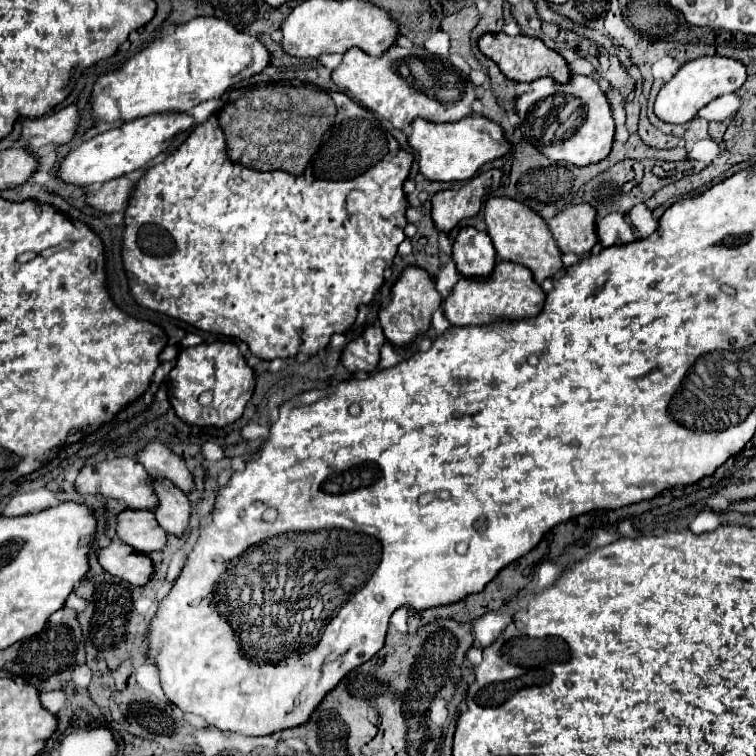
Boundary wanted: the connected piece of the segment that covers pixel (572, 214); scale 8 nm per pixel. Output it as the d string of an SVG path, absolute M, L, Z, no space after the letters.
M578 204L562 210L548 222L562 254L572 252L584 256L594 248L598 242L594 218L596 212L590 204Z

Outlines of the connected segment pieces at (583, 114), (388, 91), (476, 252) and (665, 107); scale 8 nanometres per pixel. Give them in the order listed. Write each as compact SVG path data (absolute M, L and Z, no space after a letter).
M572 74L566 84L558 84L552 78L538 78L530 82L530 92L516 98L514 108L522 118L518 126L524 140L554 160L568 162L574 166L588 166L604 160L614 142L614 120L610 114L610 104L600 86L580 74Z
M390 46L390 50L386 50L382 56L370 56L362 52L360 48L350 48L344 54L340 66L332 72L332 82L340 88L340 92L348 94L352 100L356 100L366 110L386 118L398 130L406 130L414 118L426 118L430 122L458 122L458 118L472 114L470 104L476 98L474 84L470 82L466 74L454 68L450 60L434 56L420 46L412 46L412 48Z
M464 226L452 244L452 260L462 276L482 278L494 270L496 250L486 232Z
M704 56L698 60L686 62L676 76L672 76L658 92L654 102L654 114L662 122L670 124L684 124L690 122L700 108L704 108L708 102L722 94L736 92L746 82L746 68L742 62L726 56Z

